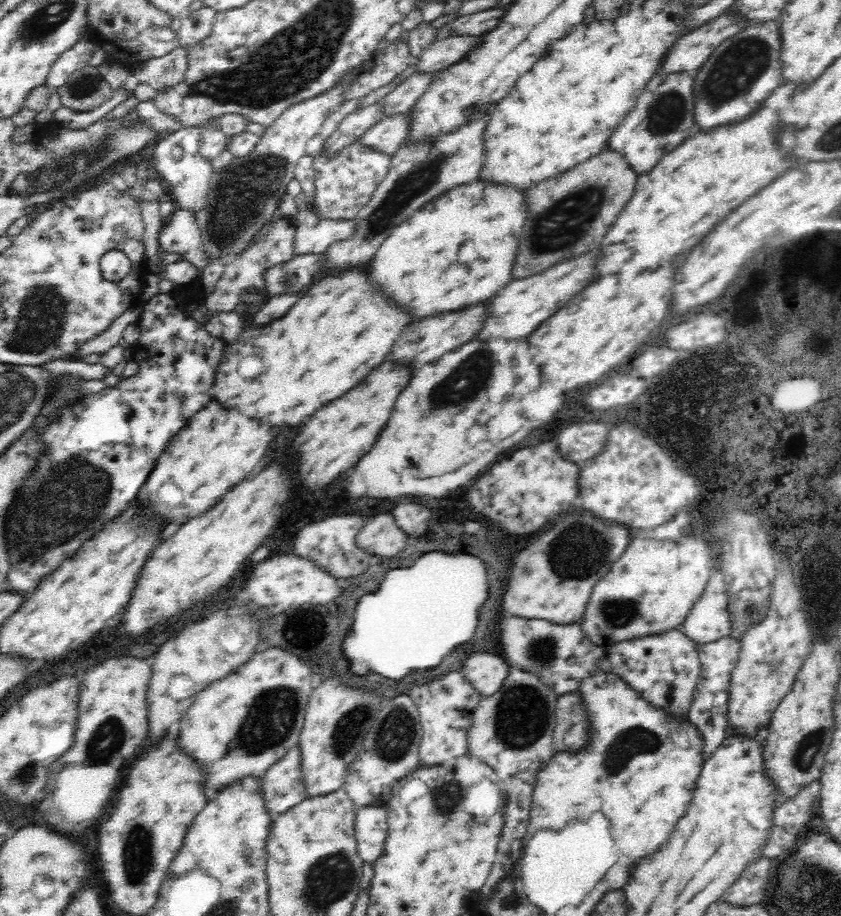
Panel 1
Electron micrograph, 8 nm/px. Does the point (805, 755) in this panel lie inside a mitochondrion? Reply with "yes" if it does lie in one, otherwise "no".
yes

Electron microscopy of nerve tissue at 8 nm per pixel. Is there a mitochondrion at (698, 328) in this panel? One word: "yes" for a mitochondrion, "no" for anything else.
no

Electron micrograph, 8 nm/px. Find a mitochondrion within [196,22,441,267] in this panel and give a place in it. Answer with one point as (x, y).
(246, 191)

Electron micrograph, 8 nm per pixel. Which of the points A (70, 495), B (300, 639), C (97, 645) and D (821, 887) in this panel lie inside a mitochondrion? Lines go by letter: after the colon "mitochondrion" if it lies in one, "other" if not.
A: mitochondrion
B: other
C: other
D: mitochondrion

